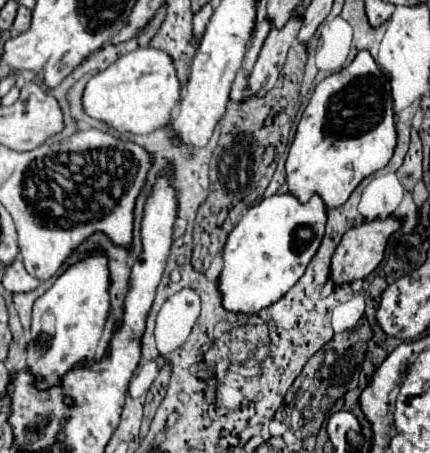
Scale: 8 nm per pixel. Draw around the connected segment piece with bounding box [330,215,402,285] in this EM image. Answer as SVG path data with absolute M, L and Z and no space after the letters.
M388 217L388 219L374 219L374 221L364 221L362 225L356 225L352 229L348 229L340 241L340 245L336 247L334 251L334 257L332 257L332 275L330 279L336 283L336 285L342 285L342 283L352 283L356 279L364 279L368 277L384 259L384 249L386 249L386 243L390 239L392 233L396 233L398 229L402 227L402 219L398 217Z

